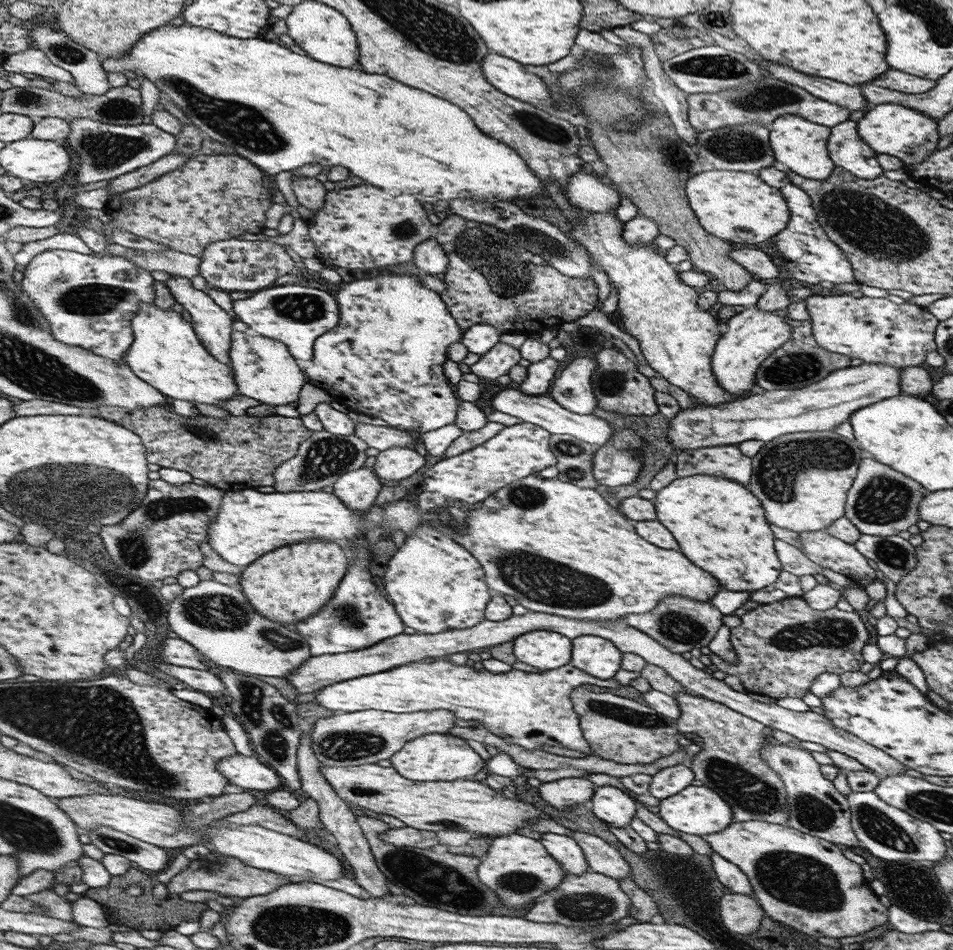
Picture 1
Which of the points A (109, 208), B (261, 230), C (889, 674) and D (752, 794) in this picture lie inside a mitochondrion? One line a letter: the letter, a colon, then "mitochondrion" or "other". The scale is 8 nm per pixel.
A: other
B: other
C: other
D: mitochondrion

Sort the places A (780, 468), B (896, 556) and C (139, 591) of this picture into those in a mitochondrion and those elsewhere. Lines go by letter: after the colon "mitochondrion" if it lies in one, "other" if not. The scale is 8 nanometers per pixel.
A: mitochondrion
B: mitochondrion
C: mitochondrion

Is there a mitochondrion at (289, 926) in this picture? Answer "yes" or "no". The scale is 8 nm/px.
yes

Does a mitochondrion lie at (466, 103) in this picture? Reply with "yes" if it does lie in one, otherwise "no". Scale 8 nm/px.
no

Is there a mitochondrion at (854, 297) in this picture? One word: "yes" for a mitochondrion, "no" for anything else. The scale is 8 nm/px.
no

